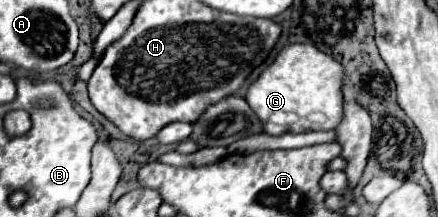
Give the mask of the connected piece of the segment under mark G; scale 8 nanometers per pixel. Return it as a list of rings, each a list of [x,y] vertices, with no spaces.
[[[286,44],[248,88],[246,102],[264,122],[264,134],[270,136],[334,130],[342,120],[342,86],[342,66],[332,56],[310,44]]]

